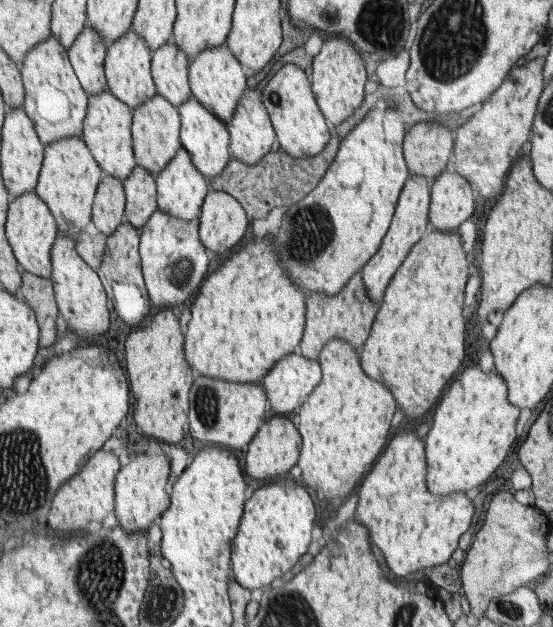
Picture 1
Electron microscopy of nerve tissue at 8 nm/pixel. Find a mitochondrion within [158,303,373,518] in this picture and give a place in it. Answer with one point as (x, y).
(207, 405)

